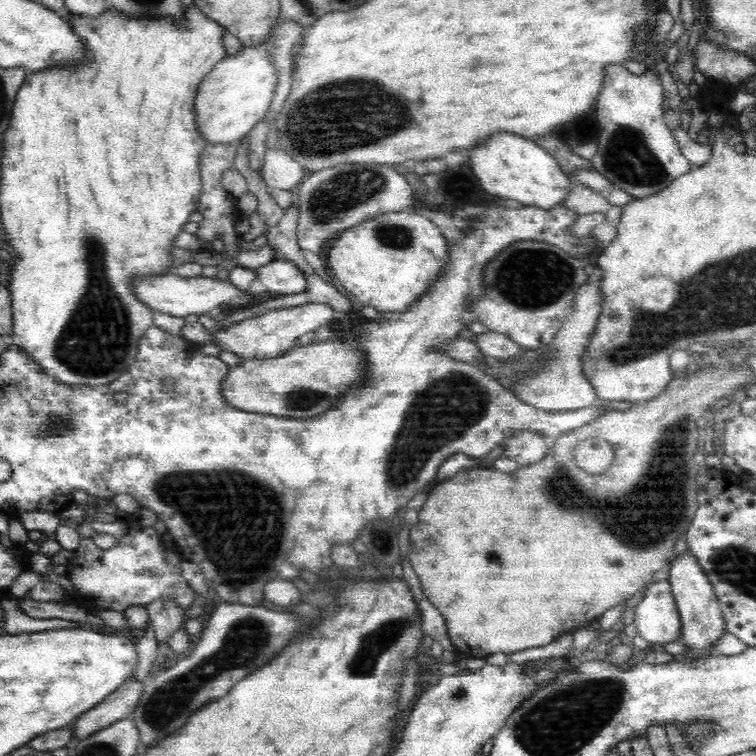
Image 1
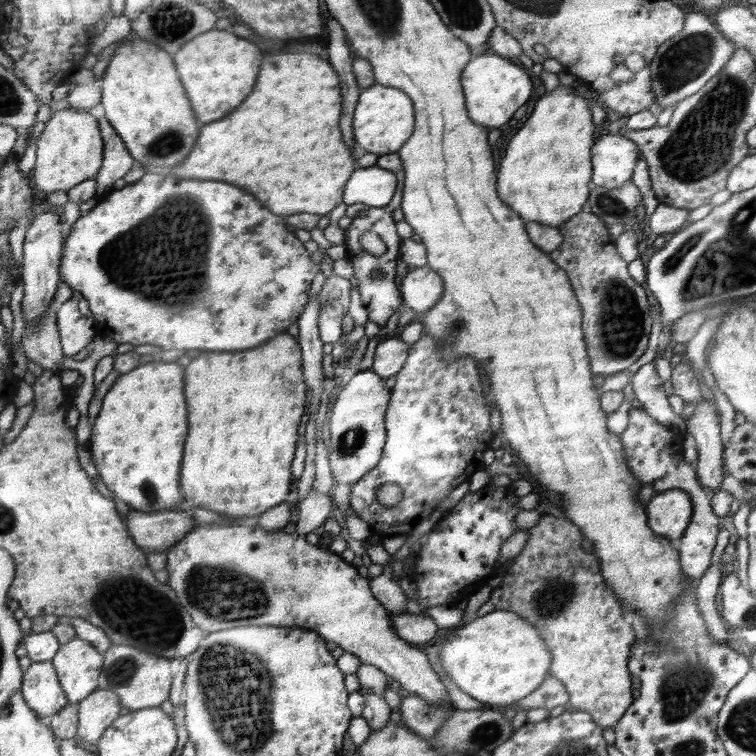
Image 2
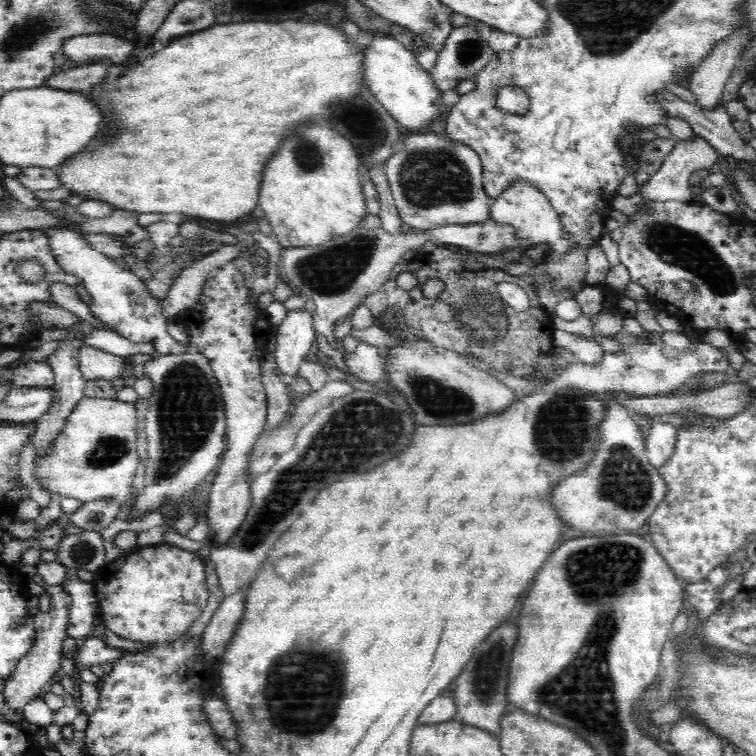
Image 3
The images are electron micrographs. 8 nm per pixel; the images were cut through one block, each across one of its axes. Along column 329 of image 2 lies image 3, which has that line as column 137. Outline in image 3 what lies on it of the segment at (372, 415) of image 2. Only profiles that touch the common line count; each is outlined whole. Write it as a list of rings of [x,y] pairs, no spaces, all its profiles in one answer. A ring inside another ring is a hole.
[[[84,397],[73,407],[73,411],[65,419],[64,426],[61,427],[60,434],[53,440],[53,443],[44,452],[37,452],[34,476],[44,490],[52,494],[59,494],[64,498],[74,498],[80,502],[114,499],[118,501],[120,508],[128,502],[131,502],[129,506],[132,508],[135,497],[132,499],[130,495],[134,492],[131,484],[140,459],[135,434],[137,428],[138,420],[134,404],[115,398]]]

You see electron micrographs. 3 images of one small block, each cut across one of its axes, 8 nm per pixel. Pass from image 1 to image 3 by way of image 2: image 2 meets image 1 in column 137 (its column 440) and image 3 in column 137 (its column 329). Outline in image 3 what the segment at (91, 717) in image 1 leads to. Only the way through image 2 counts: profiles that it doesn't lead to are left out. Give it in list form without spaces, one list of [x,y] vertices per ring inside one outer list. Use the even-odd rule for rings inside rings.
[[[166,542],[146,545],[146,548],[128,552],[128,556],[106,563],[94,572],[95,580],[92,583],[102,623],[110,632],[132,641],[170,642],[180,638],[180,635],[186,633],[192,623],[200,618],[208,600],[204,566],[205,562],[196,556],[195,551],[180,550]]]

